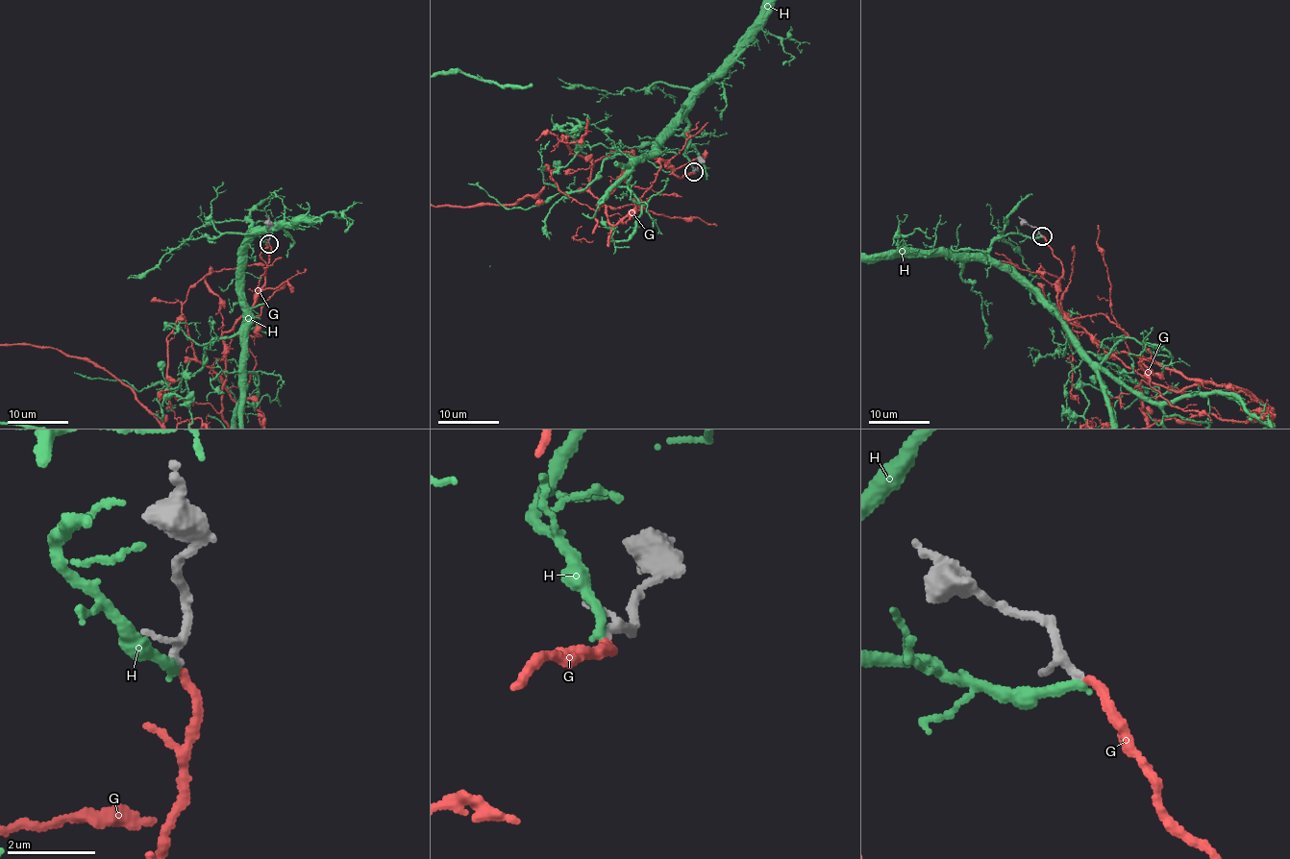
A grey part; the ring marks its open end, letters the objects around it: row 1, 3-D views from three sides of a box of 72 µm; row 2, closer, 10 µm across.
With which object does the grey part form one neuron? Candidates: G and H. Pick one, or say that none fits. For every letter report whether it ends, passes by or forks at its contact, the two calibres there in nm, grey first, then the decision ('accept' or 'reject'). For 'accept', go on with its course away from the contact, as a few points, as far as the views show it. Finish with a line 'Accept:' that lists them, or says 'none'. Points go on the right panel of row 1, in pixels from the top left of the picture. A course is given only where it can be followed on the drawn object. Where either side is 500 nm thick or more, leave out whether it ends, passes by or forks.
G: it ends there; 150 nm thick on the grey side, 180 nm on the other; accept
H: it ends there; 150 nm thick on the grey side, 200 nm on the other; reject
Accept: G

